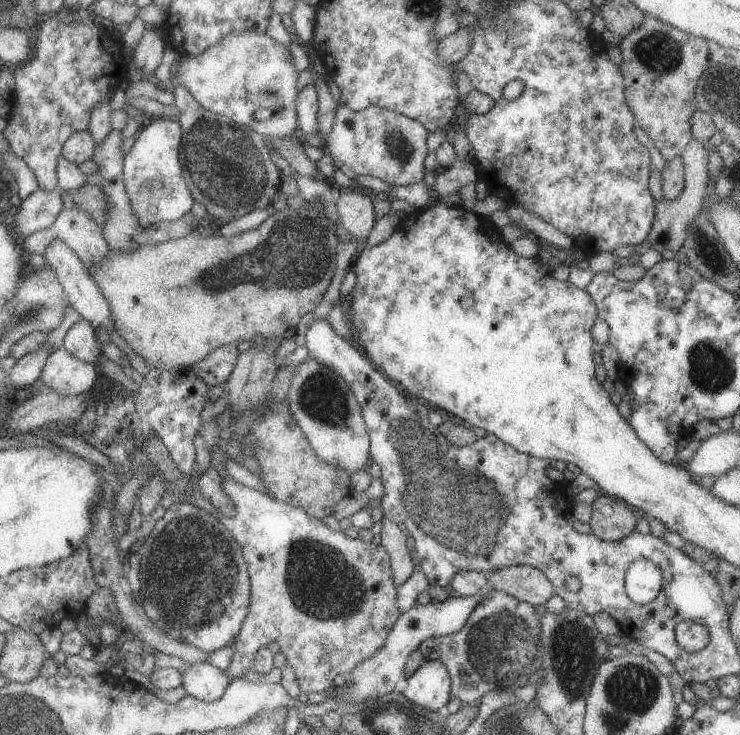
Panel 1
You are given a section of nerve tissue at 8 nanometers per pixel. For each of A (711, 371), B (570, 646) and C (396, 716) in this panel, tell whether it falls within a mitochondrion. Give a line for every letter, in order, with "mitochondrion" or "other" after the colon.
A: mitochondrion
B: mitochondrion
C: mitochondrion

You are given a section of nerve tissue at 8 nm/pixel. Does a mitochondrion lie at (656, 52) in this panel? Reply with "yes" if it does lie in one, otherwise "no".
yes

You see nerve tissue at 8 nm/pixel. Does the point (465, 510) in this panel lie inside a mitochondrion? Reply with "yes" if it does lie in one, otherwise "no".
yes

